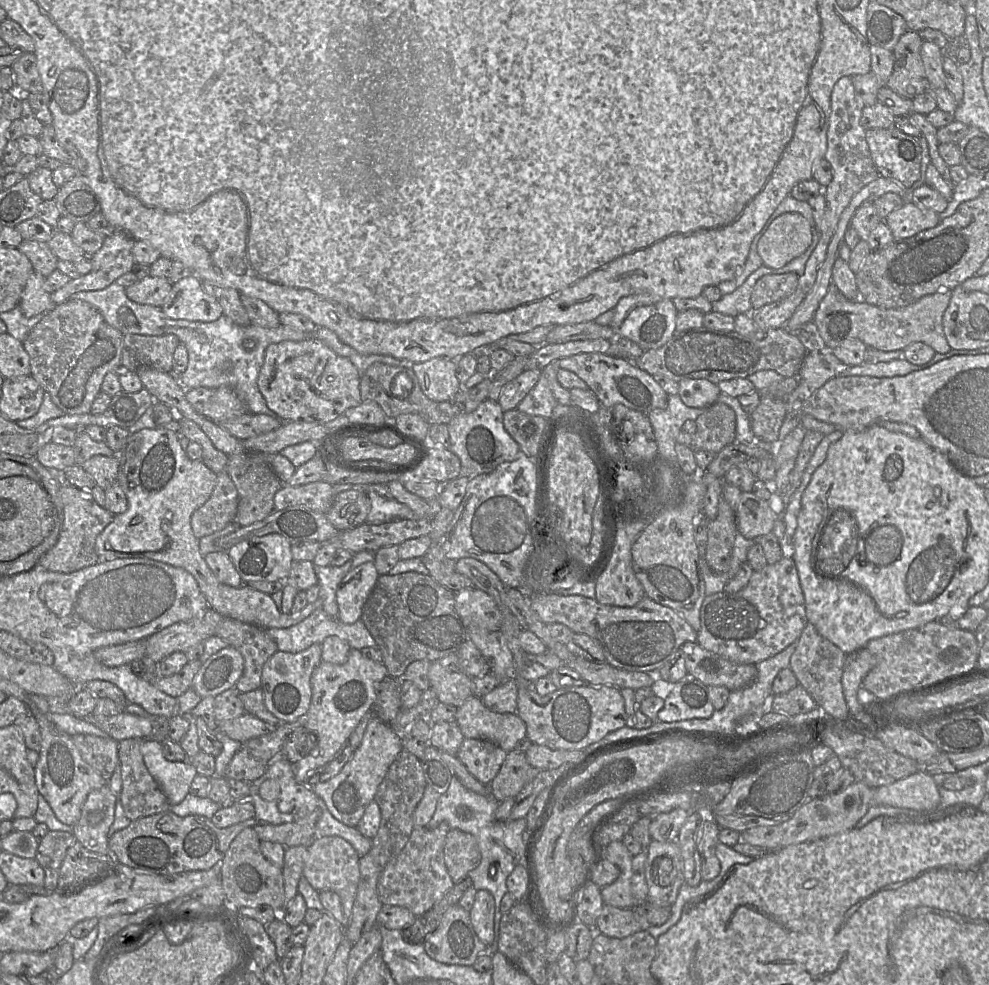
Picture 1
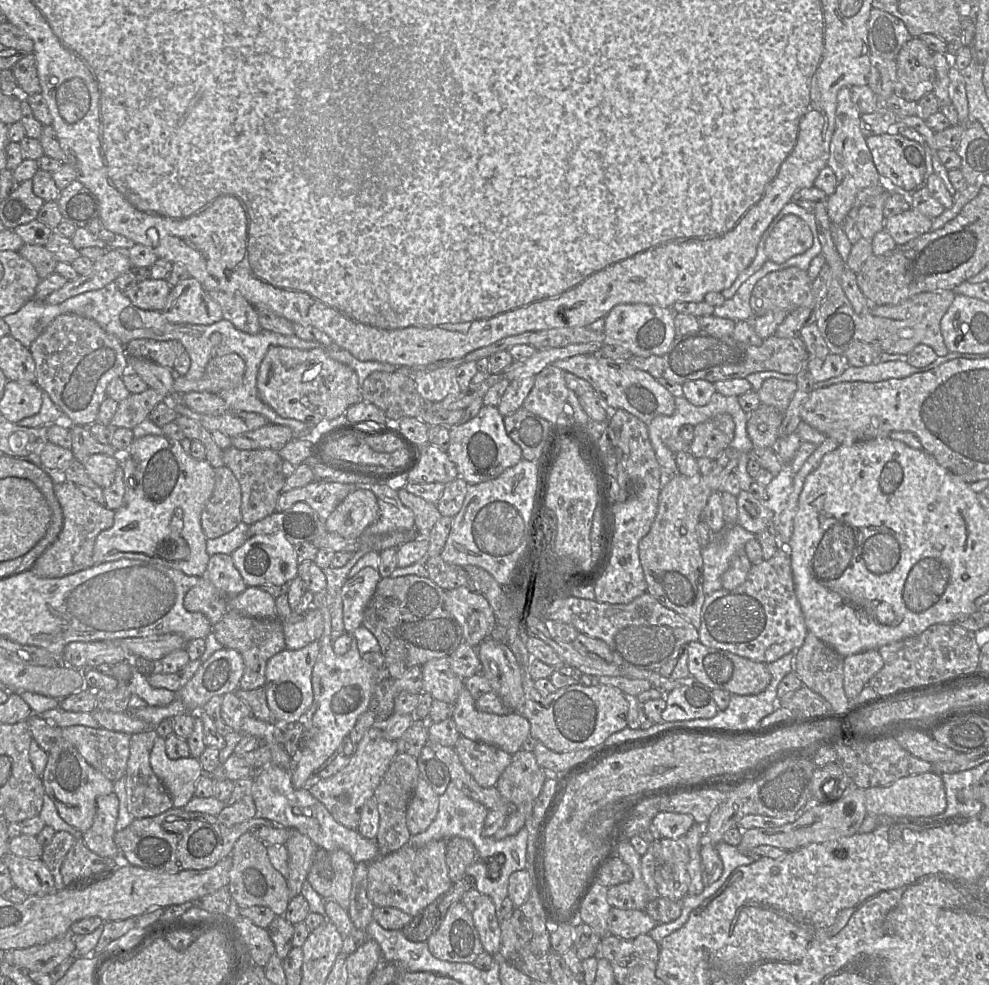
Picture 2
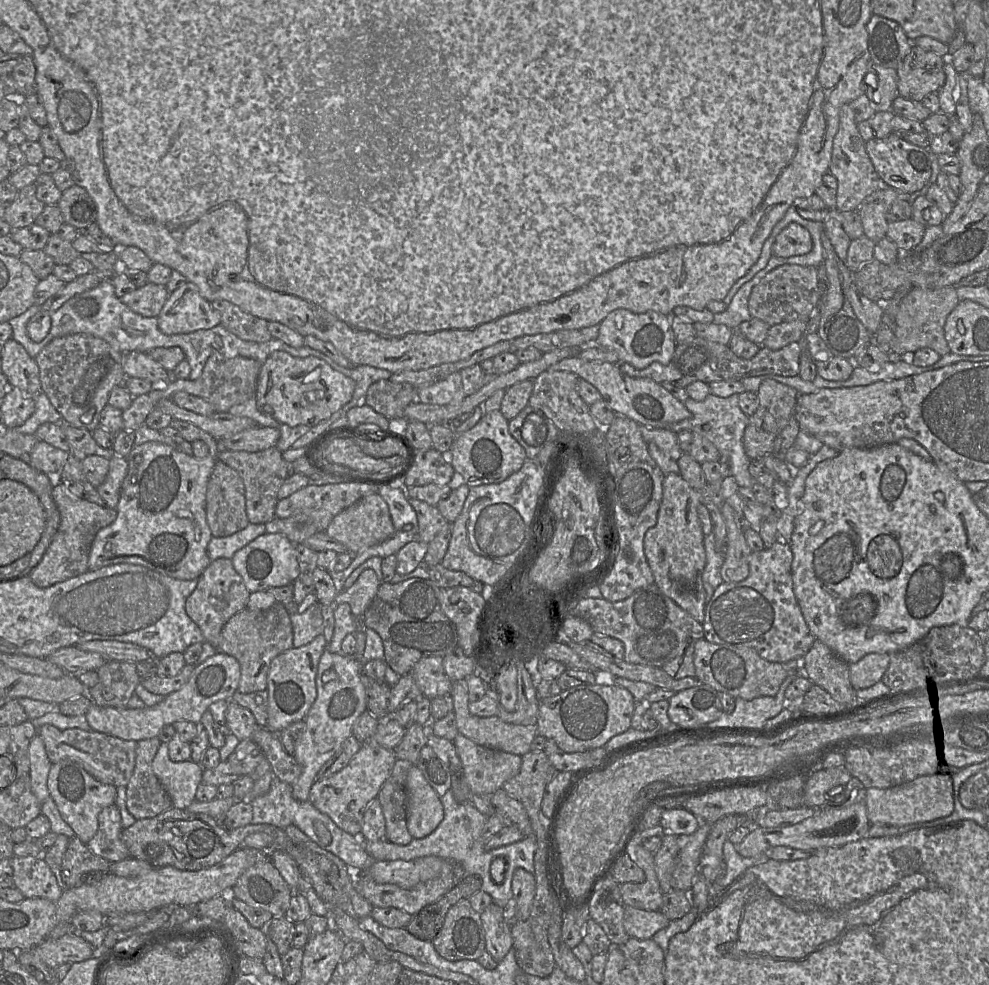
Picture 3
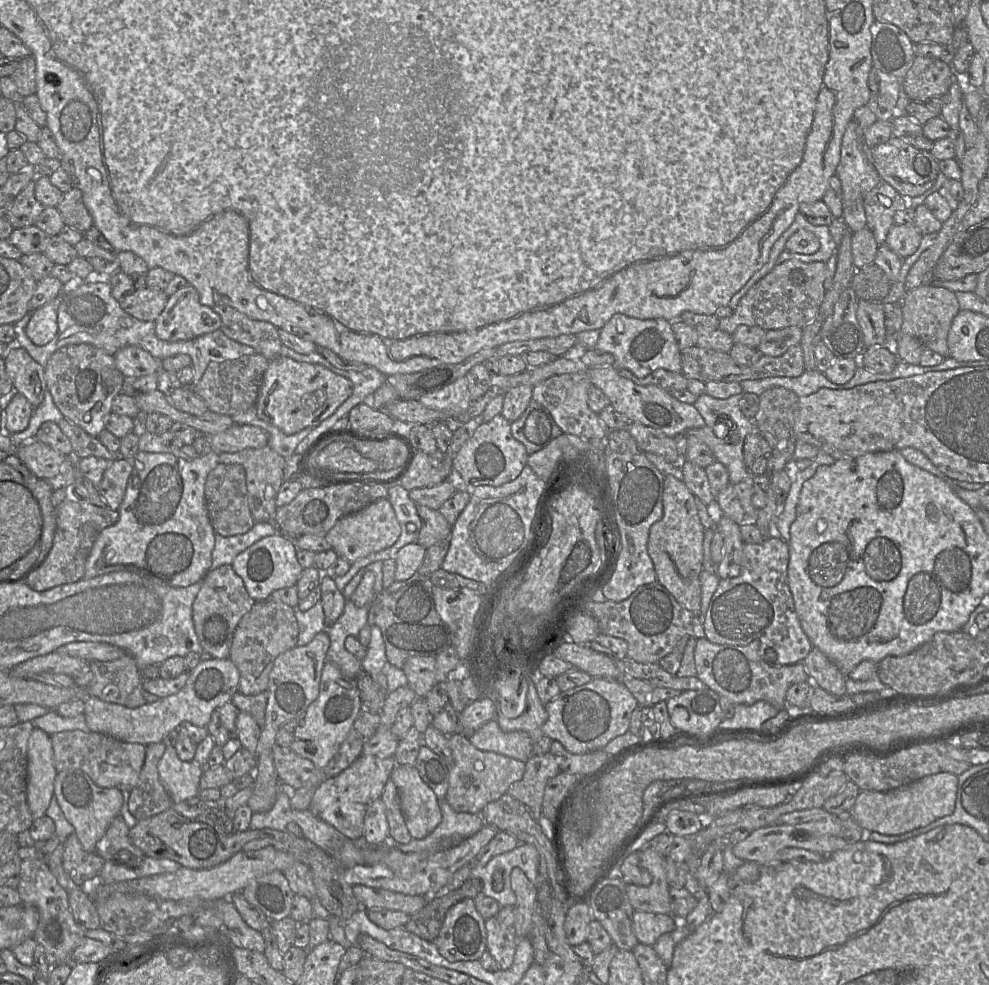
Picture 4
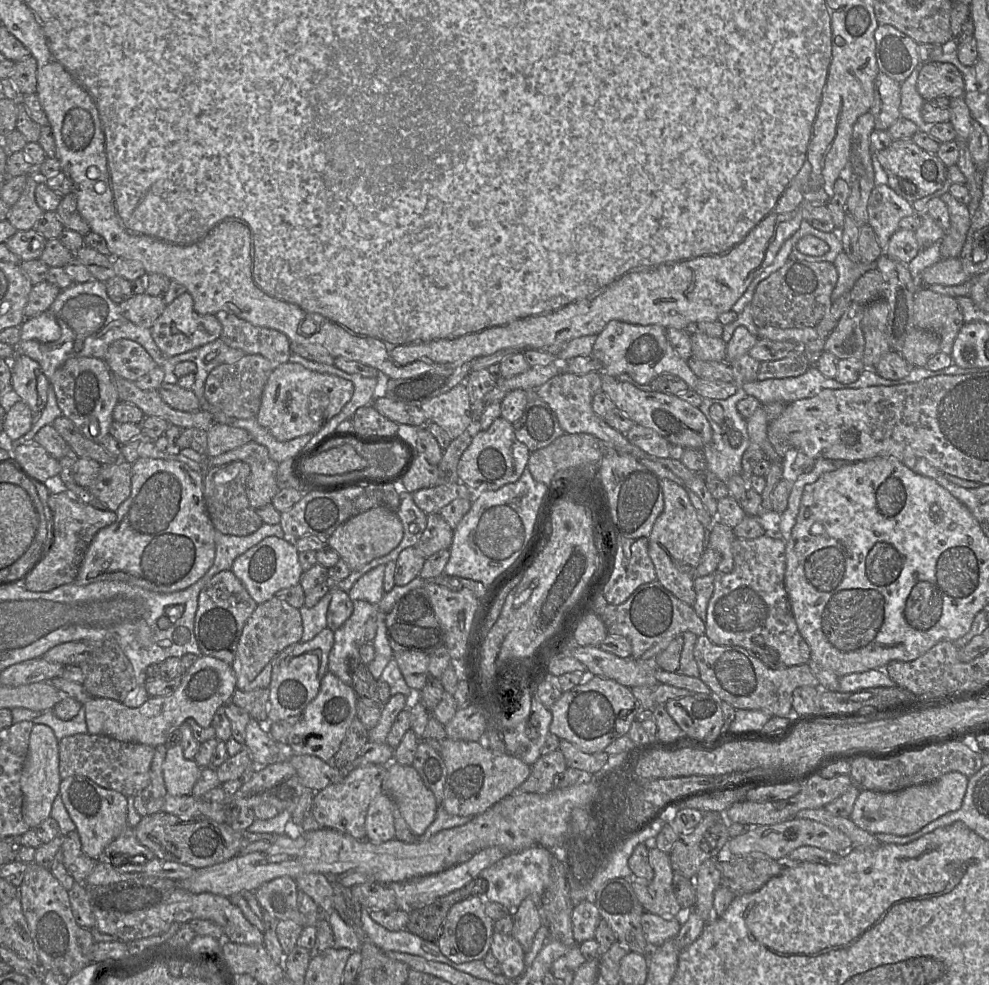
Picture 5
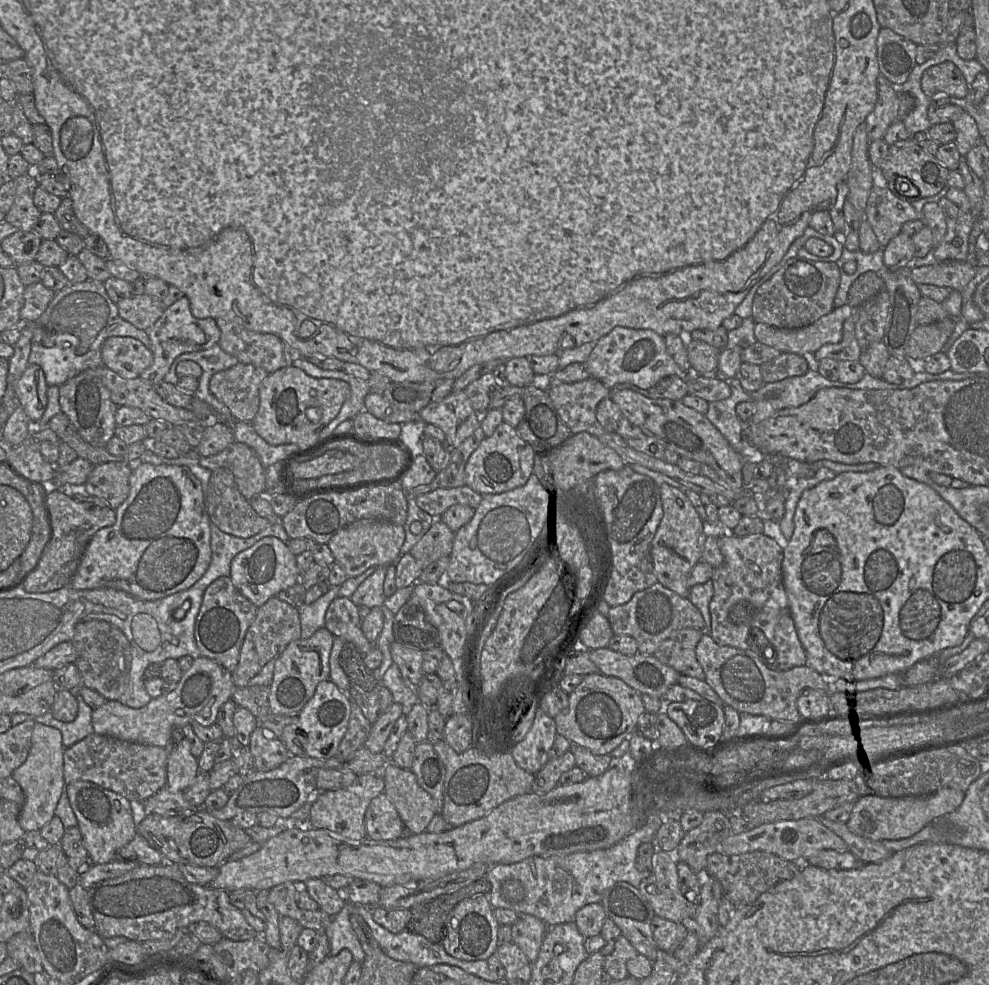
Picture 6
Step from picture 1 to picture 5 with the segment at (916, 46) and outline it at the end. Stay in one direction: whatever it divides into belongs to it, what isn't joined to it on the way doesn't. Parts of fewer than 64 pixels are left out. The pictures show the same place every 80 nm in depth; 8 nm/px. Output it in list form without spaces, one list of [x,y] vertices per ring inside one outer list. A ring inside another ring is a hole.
[[[922,62],[916,88],[925,101],[937,96],[963,97],[963,74],[948,62]]]

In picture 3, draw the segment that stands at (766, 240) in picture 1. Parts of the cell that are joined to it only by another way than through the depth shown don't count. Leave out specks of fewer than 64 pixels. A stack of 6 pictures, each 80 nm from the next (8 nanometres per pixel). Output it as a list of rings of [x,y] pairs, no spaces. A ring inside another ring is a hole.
[[[791,223],[777,236],[773,247],[773,256],[788,258],[805,255],[813,248],[813,240],[809,231],[798,223]]]

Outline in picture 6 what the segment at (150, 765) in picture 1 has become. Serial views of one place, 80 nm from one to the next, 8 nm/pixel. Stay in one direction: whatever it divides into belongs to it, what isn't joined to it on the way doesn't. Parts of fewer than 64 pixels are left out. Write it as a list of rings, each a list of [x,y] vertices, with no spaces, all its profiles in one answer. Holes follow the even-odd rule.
[[[183,739],[174,749],[169,750],[167,761],[167,789],[184,792],[200,773],[198,759],[191,753],[191,743]]]

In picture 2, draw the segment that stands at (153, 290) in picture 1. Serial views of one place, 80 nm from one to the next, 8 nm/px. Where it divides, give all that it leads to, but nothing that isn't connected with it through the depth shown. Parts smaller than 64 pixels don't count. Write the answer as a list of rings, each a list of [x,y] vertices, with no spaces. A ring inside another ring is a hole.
[[[149,278],[123,293],[142,310],[162,311],[171,289],[167,280]]]

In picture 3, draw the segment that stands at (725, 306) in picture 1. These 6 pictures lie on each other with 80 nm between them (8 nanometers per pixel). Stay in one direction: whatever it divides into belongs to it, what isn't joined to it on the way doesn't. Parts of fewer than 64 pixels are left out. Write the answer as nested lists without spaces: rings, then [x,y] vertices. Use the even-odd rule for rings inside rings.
[[[772,256],[764,269],[759,271],[750,281],[746,282],[733,297],[726,310],[721,313],[714,314],[715,324],[724,324],[732,330],[737,330],[738,326],[745,321],[749,321],[752,316],[749,312],[749,297],[752,289],[775,268],[785,265],[787,258]]]

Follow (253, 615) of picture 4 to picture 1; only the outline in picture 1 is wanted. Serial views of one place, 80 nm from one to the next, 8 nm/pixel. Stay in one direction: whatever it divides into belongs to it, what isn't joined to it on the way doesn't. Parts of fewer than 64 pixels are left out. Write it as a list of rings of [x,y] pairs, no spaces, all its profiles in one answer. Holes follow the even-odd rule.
[[[223,617],[215,635],[228,642],[229,646],[236,648],[244,658],[244,670],[234,688],[239,693],[260,688],[262,667],[278,651],[275,640],[267,630]]]

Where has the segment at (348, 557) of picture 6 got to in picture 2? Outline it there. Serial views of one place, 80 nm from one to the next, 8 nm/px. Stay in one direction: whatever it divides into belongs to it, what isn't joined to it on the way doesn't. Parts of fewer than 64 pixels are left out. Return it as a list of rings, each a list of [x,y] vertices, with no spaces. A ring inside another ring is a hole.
[[[358,488],[351,492],[326,519],[326,530],[345,538],[357,538],[380,516],[375,494]]]

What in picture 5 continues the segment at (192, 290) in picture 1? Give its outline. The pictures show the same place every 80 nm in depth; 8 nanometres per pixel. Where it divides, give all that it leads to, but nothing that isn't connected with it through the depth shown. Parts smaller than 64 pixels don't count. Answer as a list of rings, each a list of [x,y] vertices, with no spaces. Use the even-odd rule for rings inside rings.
[[[186,291],[165,307],[150,330],[153,340],[162,354],[172,357],[217,340],[221,336],[222,325],[213,314],[198,314],[193,308],[191,294]]]

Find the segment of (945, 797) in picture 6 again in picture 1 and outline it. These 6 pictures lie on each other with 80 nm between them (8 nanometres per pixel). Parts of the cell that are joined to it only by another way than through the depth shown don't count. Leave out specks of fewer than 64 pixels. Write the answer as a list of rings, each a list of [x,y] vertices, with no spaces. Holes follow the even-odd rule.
[[[920,771],[873,789],[872,805],[929,812],[936,810],[940,802],[941,797],[933,776]]]

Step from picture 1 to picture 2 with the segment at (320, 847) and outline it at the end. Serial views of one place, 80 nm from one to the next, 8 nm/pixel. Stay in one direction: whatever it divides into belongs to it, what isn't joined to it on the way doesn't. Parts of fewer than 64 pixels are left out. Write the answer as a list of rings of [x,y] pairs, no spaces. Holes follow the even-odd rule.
[[[339,849],[328,853],[331,859],[333,877],[320,876],[315,870],[315,863],[312,863],[307,881],[324,900],[333,900],[348,911],[356,863],[344,850]]]

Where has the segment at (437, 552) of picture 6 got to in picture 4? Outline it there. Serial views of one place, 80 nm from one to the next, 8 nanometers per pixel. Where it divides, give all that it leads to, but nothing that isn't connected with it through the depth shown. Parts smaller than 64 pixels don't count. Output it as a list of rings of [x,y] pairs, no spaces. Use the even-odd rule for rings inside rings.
[[[416,505],[416,509],[422,521],[417,539],[418,544],[427,549],[438,541],[450,537],[452,525],[447,522],[439,510],[423,505]]]

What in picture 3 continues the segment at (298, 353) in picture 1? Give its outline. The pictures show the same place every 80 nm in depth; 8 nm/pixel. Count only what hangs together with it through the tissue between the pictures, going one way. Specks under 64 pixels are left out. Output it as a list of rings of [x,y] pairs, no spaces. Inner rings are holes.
[[[275,351],[261,365],[256,386],[256,405],[260,412],[290,427],[314,427],[346,405],[353,397],[355,386],[353,379],[319,358],[300,358],[285,351]]]

